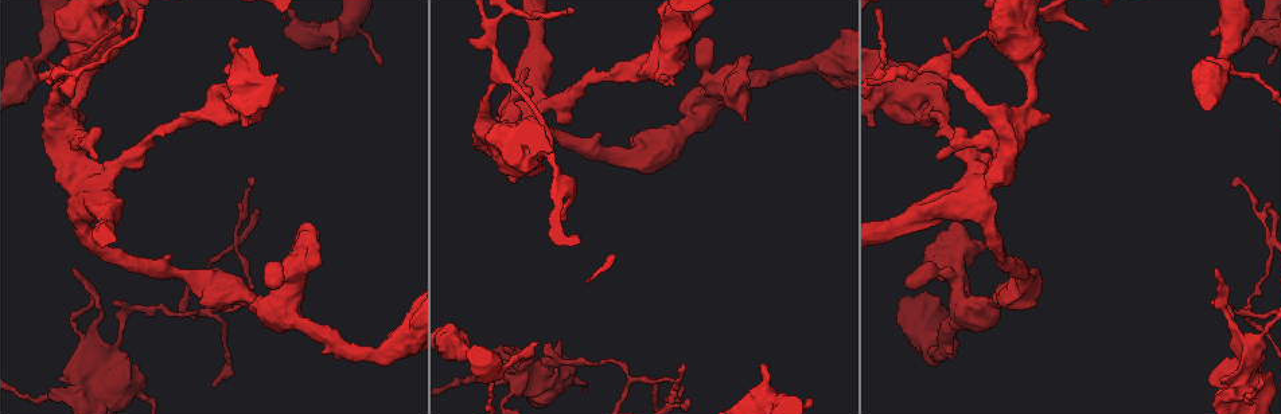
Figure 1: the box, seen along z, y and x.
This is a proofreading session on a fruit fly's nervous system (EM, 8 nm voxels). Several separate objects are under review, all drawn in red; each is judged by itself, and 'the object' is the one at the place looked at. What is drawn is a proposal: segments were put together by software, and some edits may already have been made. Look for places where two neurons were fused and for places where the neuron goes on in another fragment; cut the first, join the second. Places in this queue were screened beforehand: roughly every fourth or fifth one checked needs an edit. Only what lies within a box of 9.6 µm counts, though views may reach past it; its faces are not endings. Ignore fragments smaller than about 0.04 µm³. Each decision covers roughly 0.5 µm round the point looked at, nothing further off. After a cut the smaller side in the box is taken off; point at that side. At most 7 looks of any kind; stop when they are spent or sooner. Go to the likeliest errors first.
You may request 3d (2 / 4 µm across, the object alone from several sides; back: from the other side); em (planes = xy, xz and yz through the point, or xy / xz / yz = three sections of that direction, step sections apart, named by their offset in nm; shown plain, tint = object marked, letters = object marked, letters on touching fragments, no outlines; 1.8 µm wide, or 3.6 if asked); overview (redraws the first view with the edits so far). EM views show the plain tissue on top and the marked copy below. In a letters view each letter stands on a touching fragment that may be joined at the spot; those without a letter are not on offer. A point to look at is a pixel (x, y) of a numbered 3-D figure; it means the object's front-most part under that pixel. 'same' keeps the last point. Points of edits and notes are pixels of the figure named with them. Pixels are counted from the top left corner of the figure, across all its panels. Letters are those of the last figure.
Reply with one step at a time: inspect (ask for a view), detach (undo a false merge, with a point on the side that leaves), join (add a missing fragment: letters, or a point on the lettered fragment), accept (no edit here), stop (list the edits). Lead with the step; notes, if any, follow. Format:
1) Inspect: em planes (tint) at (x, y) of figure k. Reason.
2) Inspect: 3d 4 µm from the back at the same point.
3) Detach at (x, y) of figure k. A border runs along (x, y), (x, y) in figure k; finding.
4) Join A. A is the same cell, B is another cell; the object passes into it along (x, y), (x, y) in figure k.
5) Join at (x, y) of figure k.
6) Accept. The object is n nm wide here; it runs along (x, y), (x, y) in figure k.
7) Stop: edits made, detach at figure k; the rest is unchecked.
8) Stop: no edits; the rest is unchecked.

Inspect: 3d 4 µm from the back at (198, 314) of figure 1. Arms part here.

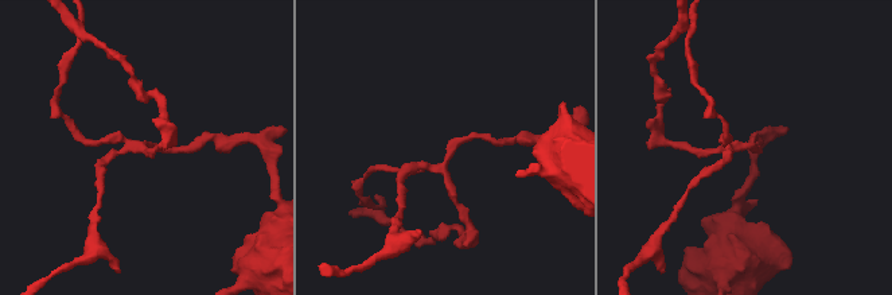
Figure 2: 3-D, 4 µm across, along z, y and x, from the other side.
Inspect: em planes (letters) at (142, 145) of figure 2. Shape alone is not enough.

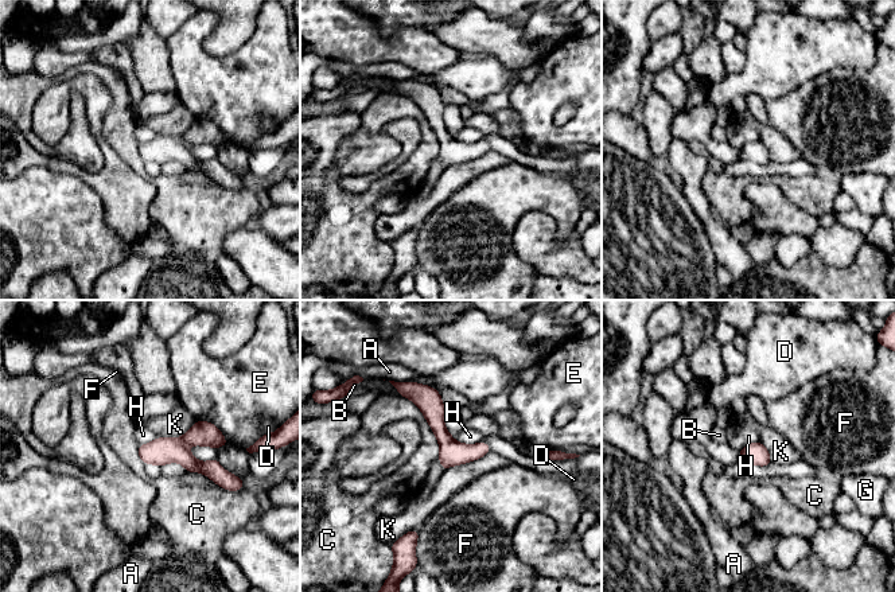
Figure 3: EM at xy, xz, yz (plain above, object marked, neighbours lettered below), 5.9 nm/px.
Detach at (211, 470) of figure 3. A, B, C, D, E, F, G, H and K are other cells; a border runs along (202, 463), (199, 470) in figure 3; two neurons meet here.

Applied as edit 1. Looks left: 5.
Inspect: em planes (letters) at (1210, 33) of figure 1. Tapers out.

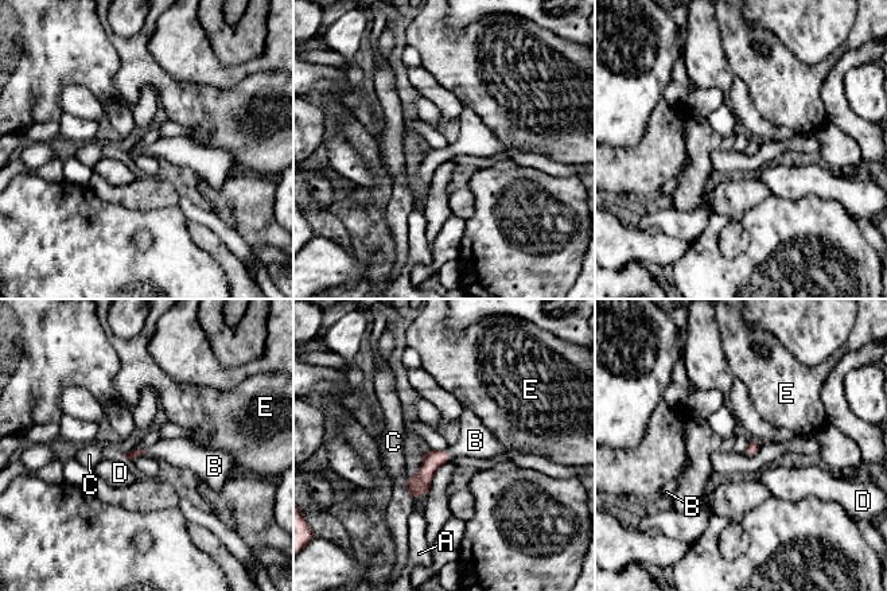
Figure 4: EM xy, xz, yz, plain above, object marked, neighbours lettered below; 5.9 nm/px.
Join B. The longest contact is with C, 140 nm; B is the same cell, A, C, D and E are other cells; the object passes into it along (420, 483), (448, 454), (475, 440) in figure 4; it goes on there.

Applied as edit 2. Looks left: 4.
Inspect: overview.

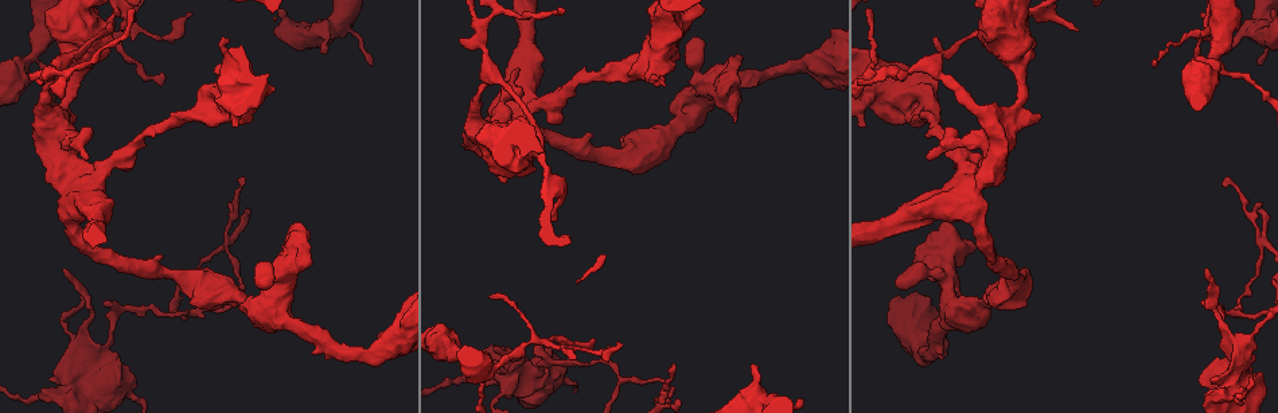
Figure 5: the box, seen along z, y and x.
Inspect: em 3.6 µm planes (tint) at (702, 81) of figure 5. Four arms meet.

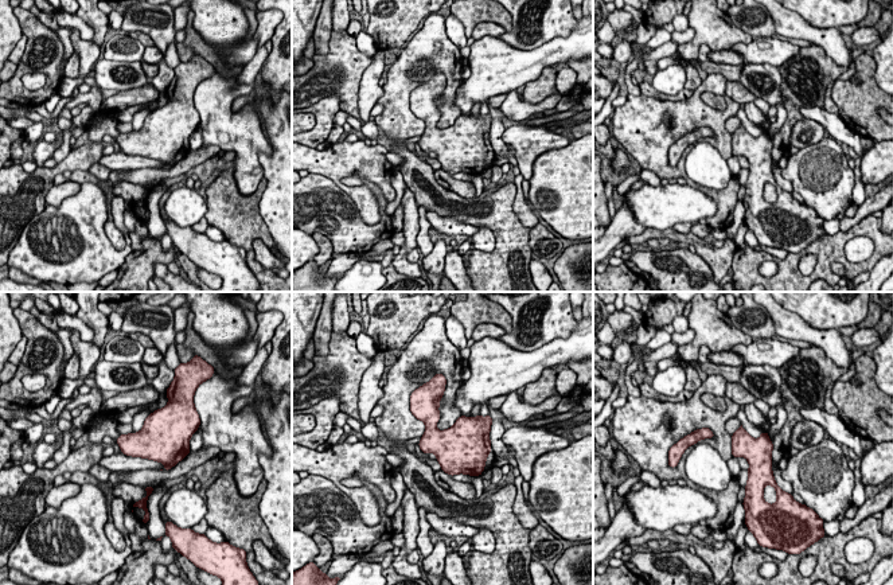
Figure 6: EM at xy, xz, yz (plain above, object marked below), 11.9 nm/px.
Inspect: em 3.6 µm planes (letters) at the same point.

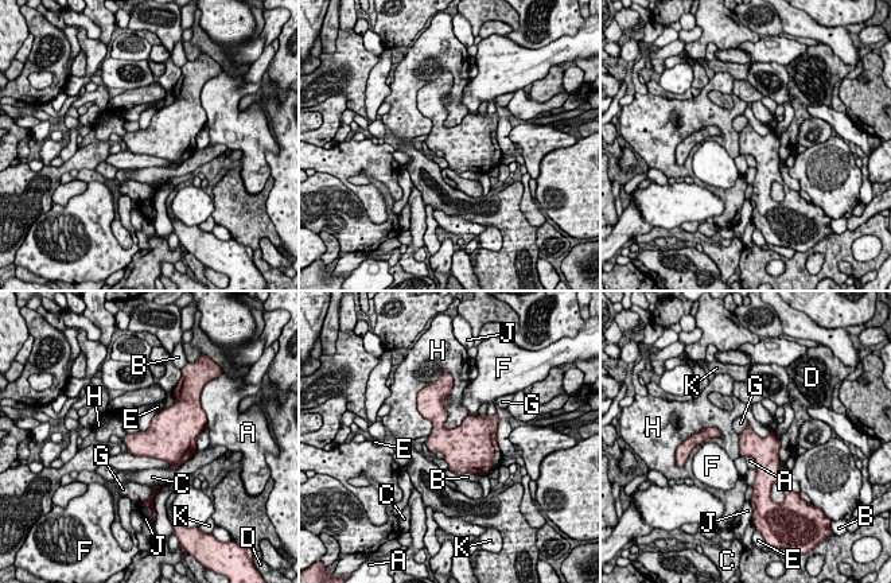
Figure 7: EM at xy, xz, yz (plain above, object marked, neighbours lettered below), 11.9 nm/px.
Accept. A, B, C, D, E, F, G, H, J and K are other cells; a border runs along (469, 414), (451, 428), (442, 426) in figure 7; continuous, no second neuron.

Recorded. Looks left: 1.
Stop: edits made, detach at figure 3, join at figure 4; the rest is unchecked.

